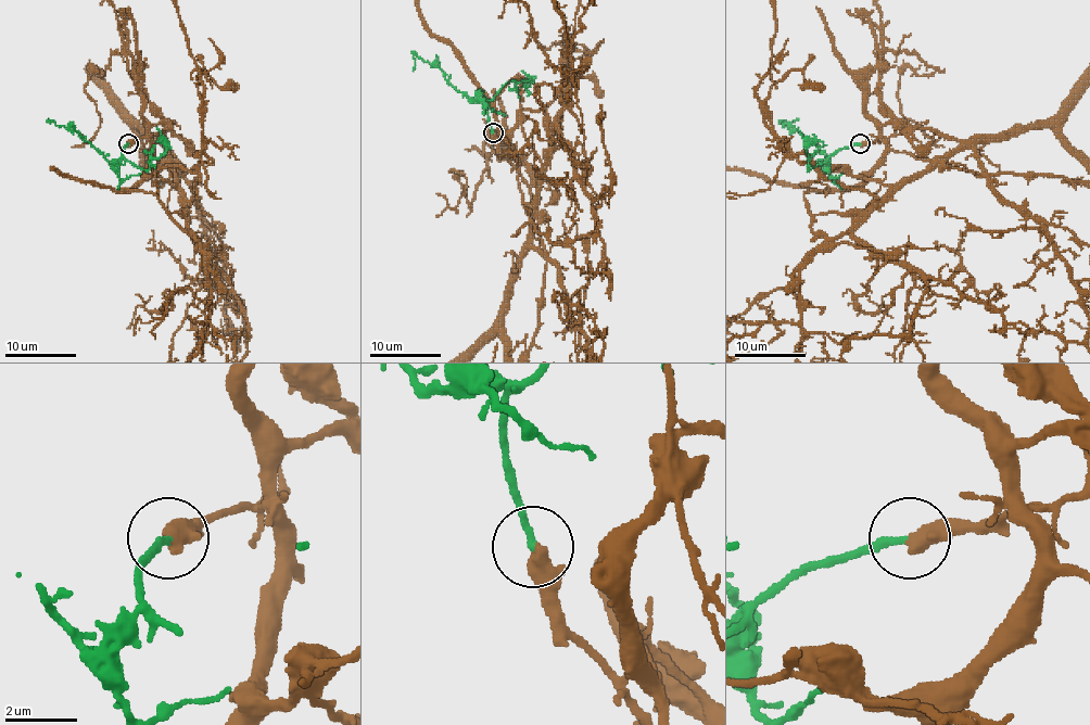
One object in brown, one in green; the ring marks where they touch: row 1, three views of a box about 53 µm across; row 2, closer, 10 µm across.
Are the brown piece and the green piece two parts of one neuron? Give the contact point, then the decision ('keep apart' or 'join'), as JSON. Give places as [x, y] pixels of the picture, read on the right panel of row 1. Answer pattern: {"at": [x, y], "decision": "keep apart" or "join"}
{"at": [860, 143], "decision": "keep apart"}

